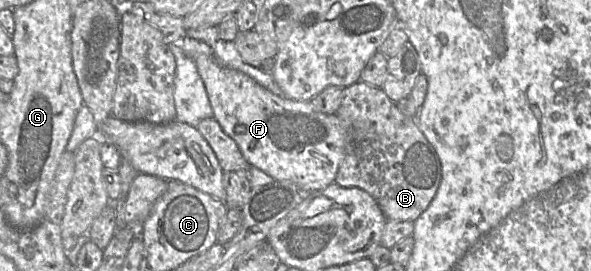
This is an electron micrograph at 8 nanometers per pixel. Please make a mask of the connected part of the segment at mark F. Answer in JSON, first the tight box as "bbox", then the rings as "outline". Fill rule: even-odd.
{"bbox":[194,55,353,191],"outline":[[[211,55],[194,58],[212,107],[213,118],[239,147],[245,160],[276,181],[290,181],[308,191],[319,191],[335,183],[337,171],[353,142],[353,131],[336,115],[318,112],[310,101],[296,101],[277,96],[252,78],[219,63]]]}

